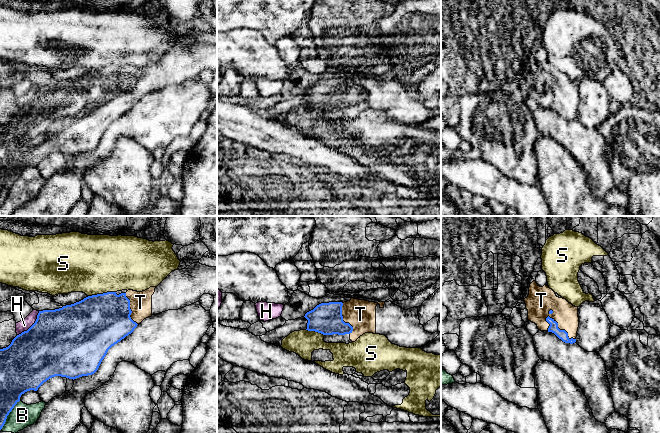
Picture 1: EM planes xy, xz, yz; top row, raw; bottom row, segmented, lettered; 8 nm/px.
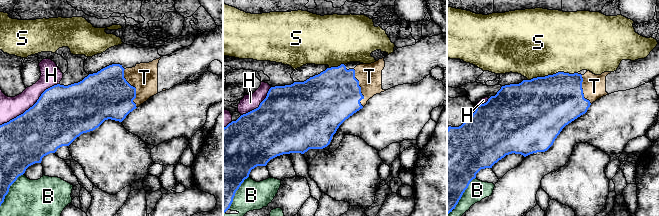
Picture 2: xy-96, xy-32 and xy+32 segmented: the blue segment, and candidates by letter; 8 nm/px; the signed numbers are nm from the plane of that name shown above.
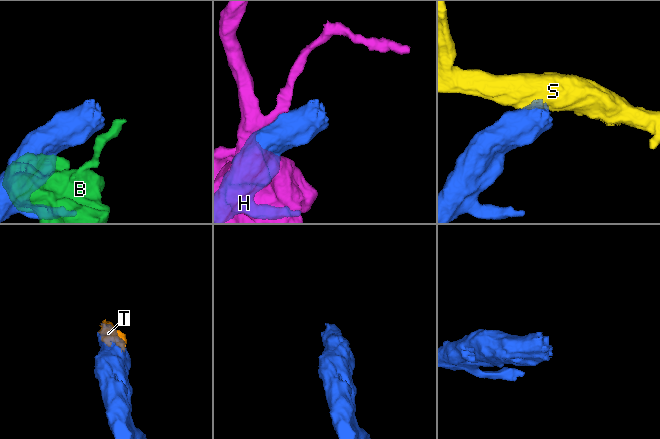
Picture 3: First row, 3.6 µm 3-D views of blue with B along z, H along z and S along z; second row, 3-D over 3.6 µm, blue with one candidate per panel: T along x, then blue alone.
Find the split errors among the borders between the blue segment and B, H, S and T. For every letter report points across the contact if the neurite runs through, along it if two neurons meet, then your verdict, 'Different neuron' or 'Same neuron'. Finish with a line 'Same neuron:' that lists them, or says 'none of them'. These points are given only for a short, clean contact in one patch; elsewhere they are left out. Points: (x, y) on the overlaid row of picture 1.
B: Different neuron
H: Different neuron
S: Different neuron
T: Same neuron
Same neuron: T

